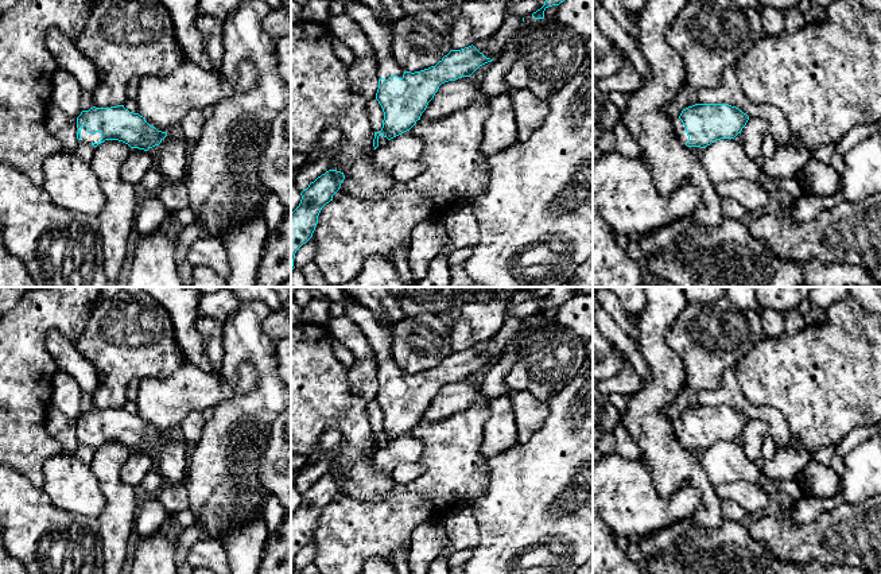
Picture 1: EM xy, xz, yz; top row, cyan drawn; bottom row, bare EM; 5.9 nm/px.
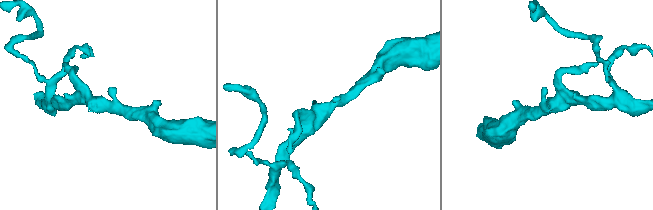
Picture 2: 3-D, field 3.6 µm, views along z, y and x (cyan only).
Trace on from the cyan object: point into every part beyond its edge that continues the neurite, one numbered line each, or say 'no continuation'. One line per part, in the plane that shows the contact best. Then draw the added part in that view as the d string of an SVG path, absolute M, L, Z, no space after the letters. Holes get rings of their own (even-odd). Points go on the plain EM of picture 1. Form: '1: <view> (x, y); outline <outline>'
1: xy (88, 439); outline M82 427L82 431L81 431L81 443L92 446L92 445L100 445L100 442L101 442L101 435L100 434L89 435L86 433L86 428Z

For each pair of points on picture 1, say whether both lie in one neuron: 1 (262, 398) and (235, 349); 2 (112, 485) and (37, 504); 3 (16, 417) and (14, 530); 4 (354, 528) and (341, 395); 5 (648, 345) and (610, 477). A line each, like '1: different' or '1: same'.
1: same
2: different
3: different
4: different
5: different

